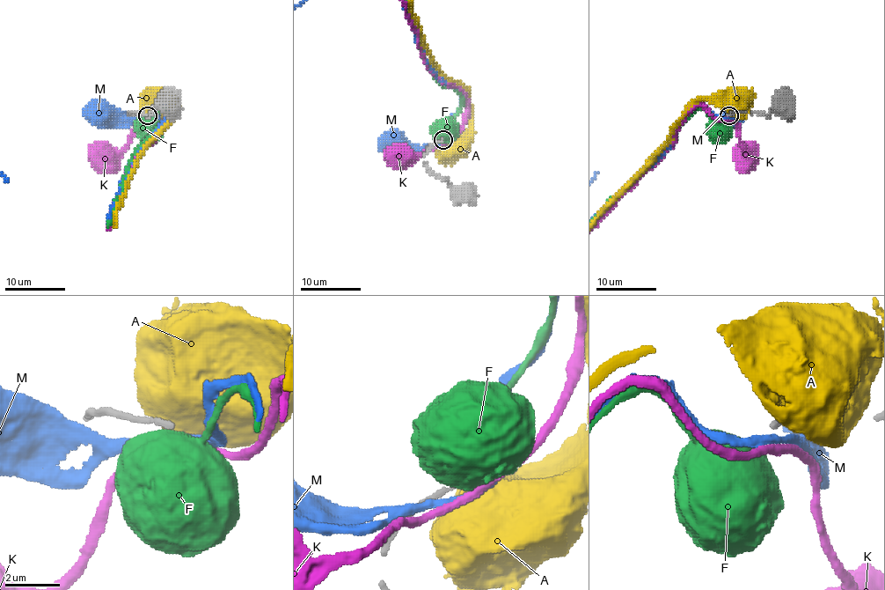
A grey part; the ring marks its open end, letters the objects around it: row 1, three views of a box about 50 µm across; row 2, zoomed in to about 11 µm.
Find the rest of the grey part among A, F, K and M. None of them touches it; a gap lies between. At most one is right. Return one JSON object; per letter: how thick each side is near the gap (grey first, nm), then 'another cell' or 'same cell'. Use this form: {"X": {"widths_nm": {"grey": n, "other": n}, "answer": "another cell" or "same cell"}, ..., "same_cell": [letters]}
{"A": {"widths_nm": {"grey": 200, "other": 1150}, "answer": "another cell"}, "F": {"widths_nm": {"grey": 200, "other": 700}, "answer": "another cell"}, "K": {"widths_nm": {"grey": 200, "other": 340}, "answer": "another cell"}, "M": {"widths_nm": {"grey": 200, "other": 300}, "answer": "another cell"}, "same_cell": []}

